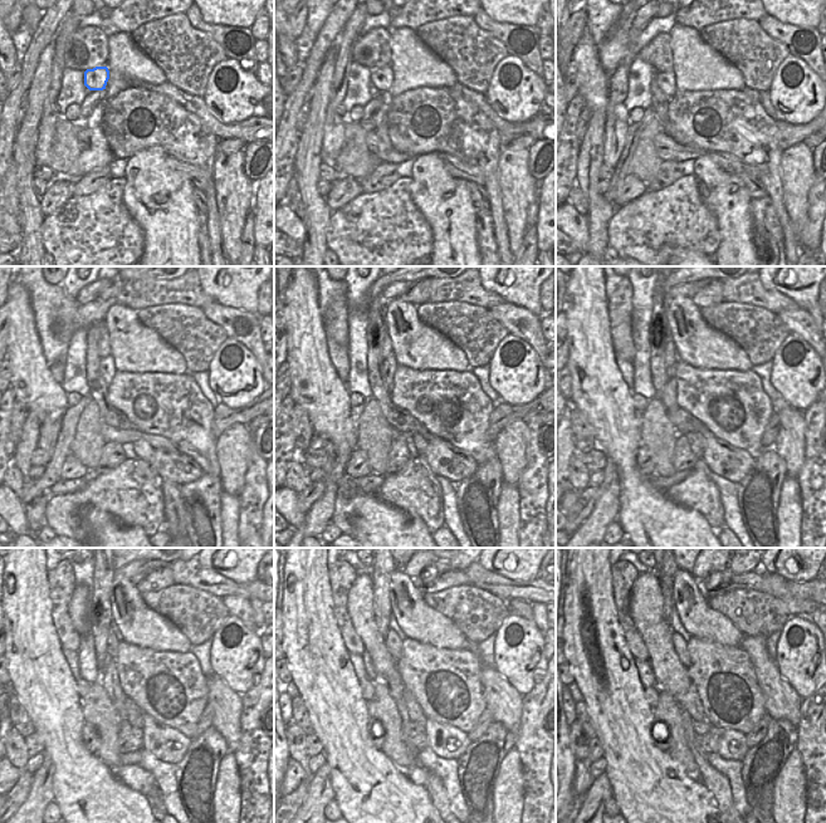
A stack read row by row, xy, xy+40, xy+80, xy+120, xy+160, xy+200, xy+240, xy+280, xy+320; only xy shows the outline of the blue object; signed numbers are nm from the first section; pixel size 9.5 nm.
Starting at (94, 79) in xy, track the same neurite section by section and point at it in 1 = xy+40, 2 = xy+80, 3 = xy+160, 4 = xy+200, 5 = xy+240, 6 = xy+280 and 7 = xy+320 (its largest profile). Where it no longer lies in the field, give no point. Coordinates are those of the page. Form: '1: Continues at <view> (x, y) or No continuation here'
1: Continues at xy+40 (381, 79)
2: Continues at xy+80 (665, 81)
3: Continues at xy+160 (389, 366)
4: Continues at xy+200 (669, 395)
5: Continues at xy+240 (110, 753)
6: Continues at xy+280 (402, 754)
7: Continues at xy+320 (684, 748).

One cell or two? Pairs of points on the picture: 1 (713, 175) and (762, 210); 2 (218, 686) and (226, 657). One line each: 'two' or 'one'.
1: two
2: two

